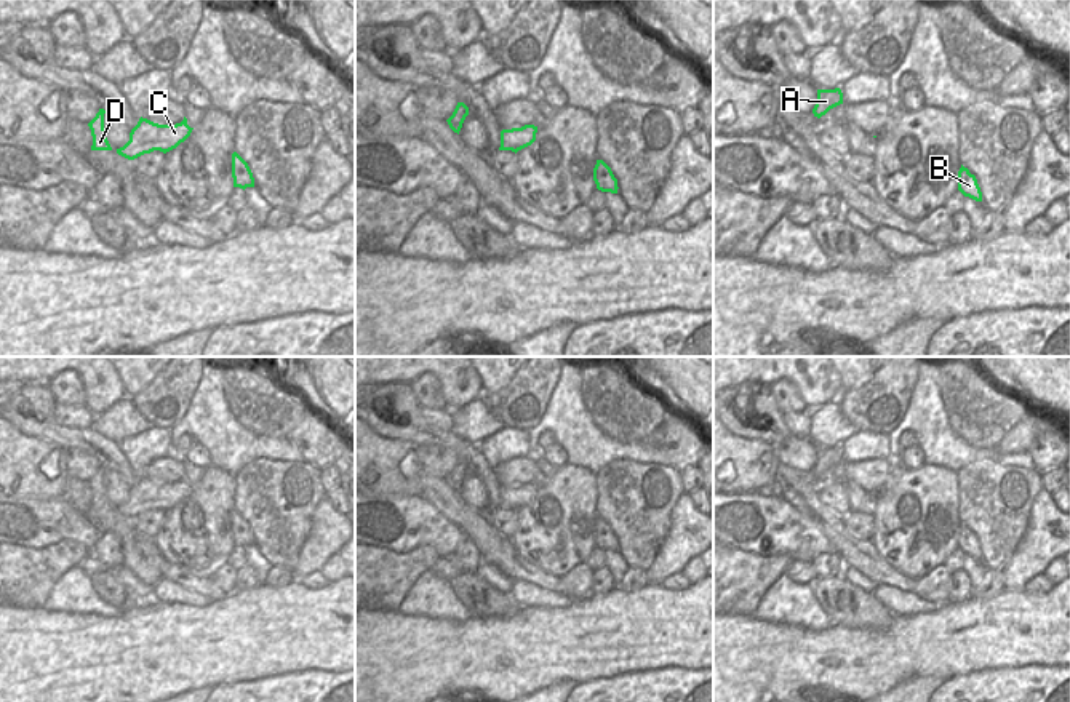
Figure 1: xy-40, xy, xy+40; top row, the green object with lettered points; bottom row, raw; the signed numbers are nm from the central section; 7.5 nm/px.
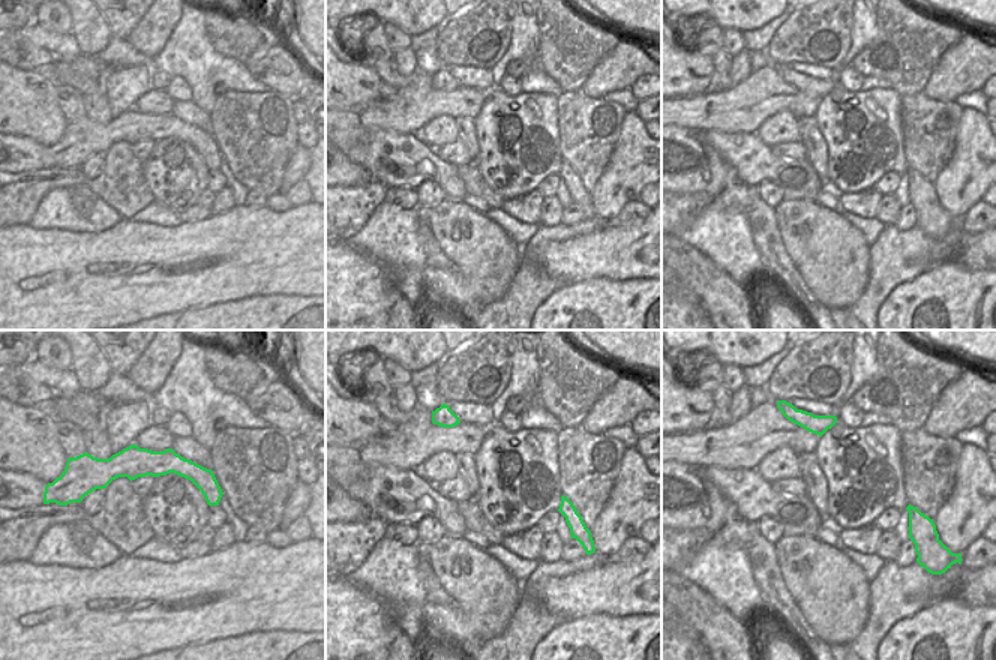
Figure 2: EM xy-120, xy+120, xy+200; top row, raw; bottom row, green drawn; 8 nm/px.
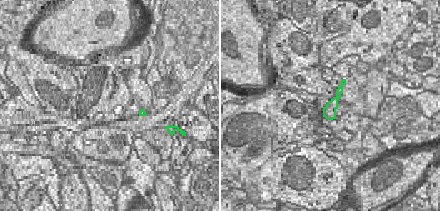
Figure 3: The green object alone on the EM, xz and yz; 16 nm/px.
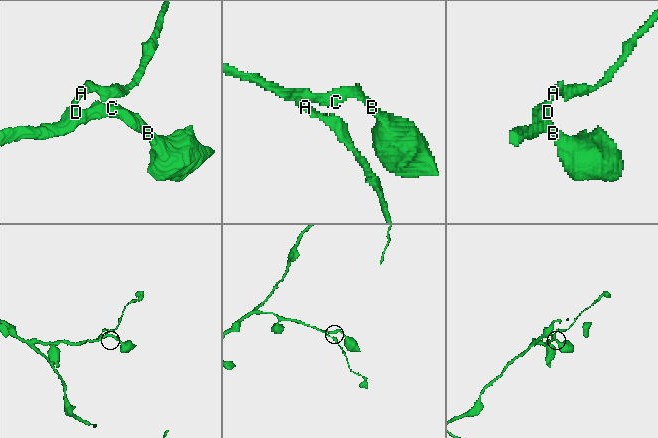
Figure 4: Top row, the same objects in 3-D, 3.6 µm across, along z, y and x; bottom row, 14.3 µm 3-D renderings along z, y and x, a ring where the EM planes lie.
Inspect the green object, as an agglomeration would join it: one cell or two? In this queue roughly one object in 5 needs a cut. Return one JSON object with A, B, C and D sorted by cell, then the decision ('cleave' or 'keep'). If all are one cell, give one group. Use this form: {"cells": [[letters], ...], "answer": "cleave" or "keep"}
{"cells": [["A", "B", "C", "D"]], "answer": "keep"}

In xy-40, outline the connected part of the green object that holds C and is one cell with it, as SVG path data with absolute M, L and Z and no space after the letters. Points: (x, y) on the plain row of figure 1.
M139 477L138 483L130 491L130 499L117 507L117 512L134 518L144 512L160 509L163 512L176 507L184 501L194 486L187 483L187 477L176 483L158 483L147 477Z

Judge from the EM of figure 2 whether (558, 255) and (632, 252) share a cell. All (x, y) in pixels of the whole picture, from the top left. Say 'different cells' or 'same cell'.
same cell

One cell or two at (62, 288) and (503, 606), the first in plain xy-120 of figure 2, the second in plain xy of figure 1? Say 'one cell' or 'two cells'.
two cells

